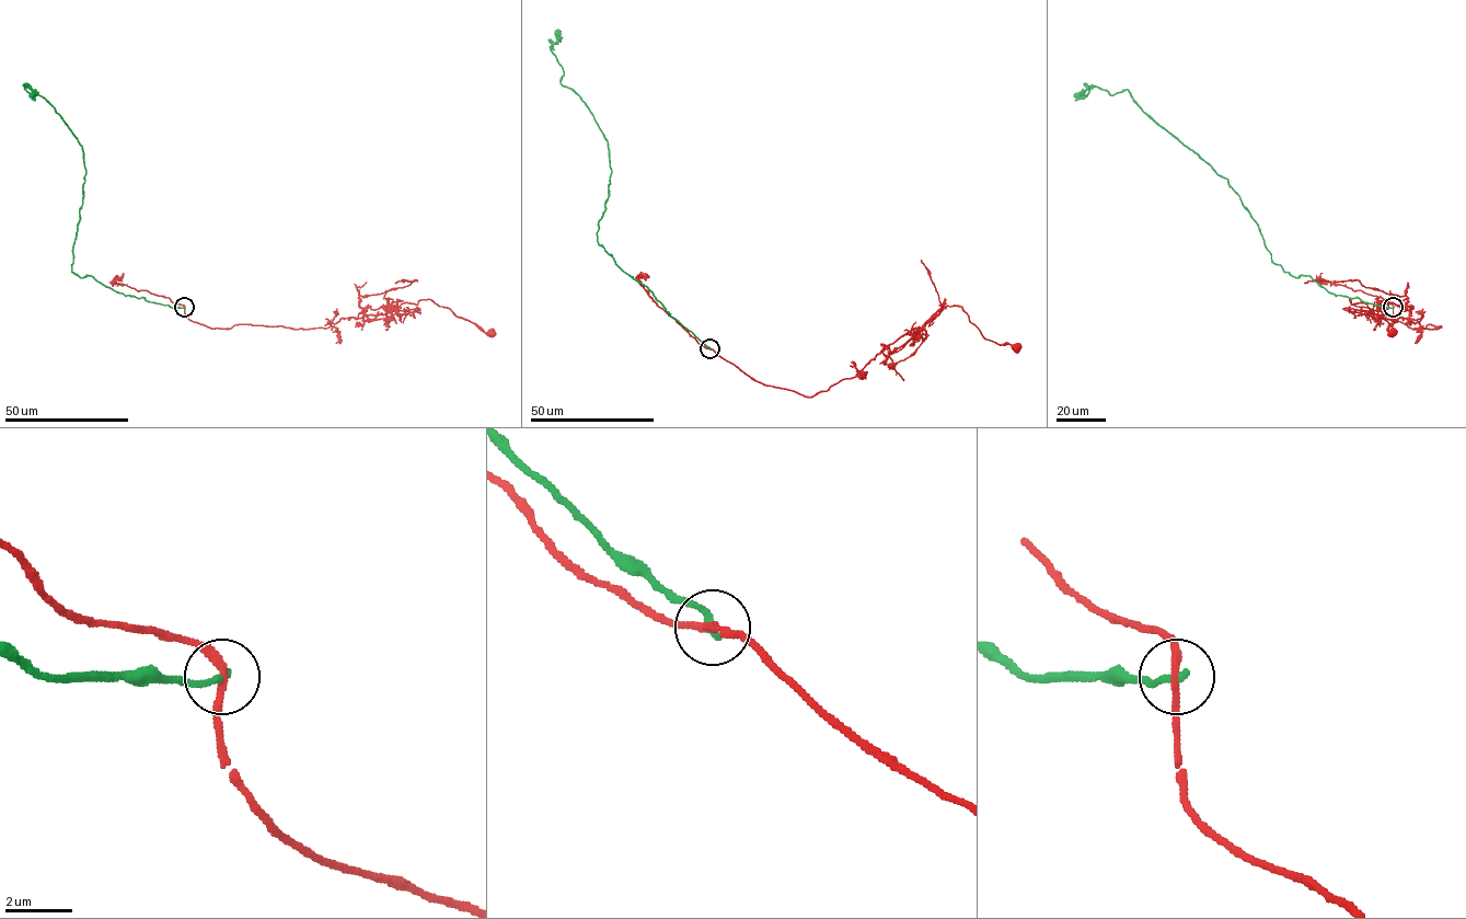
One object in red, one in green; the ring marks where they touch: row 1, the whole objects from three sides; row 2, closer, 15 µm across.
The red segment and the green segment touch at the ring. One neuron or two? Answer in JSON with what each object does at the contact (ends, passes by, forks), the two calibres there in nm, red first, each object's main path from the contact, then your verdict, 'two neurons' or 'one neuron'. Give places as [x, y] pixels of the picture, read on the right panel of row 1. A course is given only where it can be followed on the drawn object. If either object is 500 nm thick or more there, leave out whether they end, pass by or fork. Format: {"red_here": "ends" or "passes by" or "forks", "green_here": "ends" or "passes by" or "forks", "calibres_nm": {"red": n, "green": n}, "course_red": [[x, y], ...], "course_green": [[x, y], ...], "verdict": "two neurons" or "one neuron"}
{"red_here": "passes by", "green_here": "ends", "calibres_nm": {"red": 240, "green": 240}, "course_red": [[1393, 308], [1410, 328], [1441, 326], [1373, 312], [1376, 319], [1396, 320], [1407, 298], [1357, 279], [1304, 283]], "course_green": [[1393, 308], [1335, 295], [1309, 276], [1283, 271], [1228, 180], [1127, 89], [1111, 94], [1093, 85], [1075, 100]], "verdict": "two neurons"}

